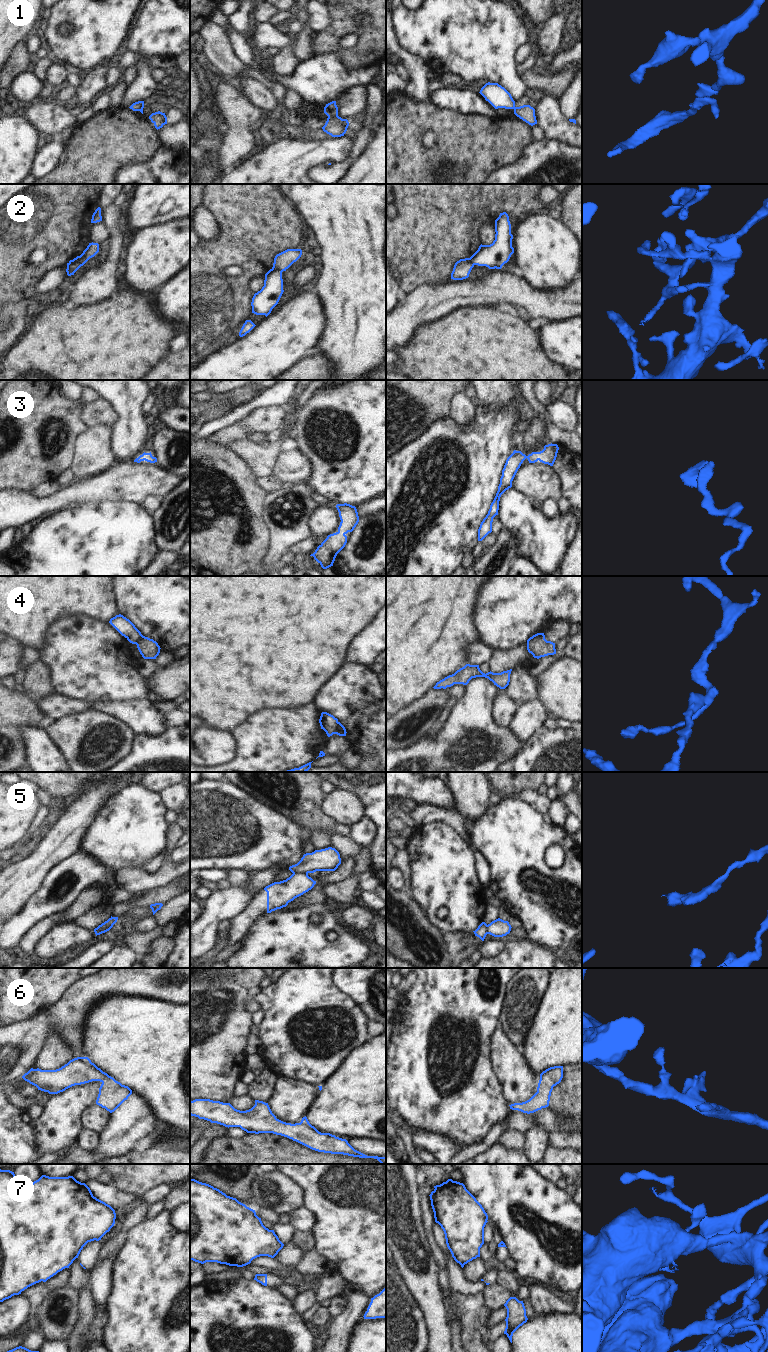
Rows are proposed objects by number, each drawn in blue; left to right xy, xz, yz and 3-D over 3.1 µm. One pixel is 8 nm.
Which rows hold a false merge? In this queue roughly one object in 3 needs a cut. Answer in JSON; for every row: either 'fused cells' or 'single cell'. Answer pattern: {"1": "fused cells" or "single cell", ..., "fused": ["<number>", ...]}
{"1": "fused cells", "2": "fused cells", "3": "single cell", "4": "fused cells", "5": "fused cells", "6": "single cell", "7": "fused cells", "fused": ["1", "2", "4", "5", "7"]}

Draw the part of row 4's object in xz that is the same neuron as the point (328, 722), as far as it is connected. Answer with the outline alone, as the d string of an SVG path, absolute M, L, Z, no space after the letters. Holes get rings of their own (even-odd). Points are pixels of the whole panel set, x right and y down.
M322 712L319 719L319 723L321 729L323 729L326 732L327 736L330 737L336 731L338 719L327 712Z

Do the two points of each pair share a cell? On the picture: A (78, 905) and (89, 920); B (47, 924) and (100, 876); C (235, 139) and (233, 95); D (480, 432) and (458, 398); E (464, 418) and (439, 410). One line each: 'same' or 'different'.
A: different
B: different
C: same
D: different
E: different

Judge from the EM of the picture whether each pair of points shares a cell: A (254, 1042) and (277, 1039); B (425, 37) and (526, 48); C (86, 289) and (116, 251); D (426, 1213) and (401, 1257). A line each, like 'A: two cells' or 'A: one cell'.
A: two cells
B: two cells
C: one cell
D: two cells

